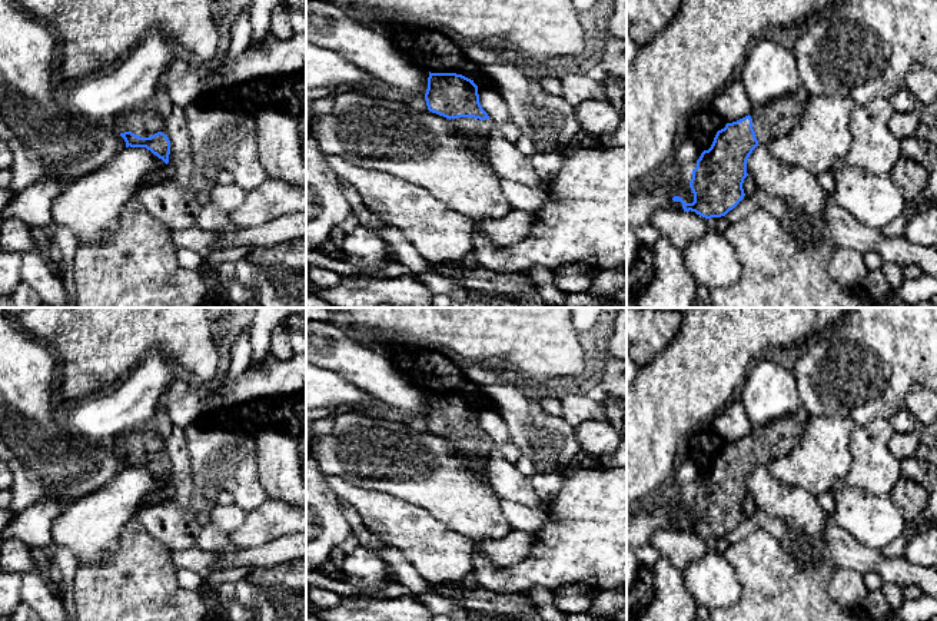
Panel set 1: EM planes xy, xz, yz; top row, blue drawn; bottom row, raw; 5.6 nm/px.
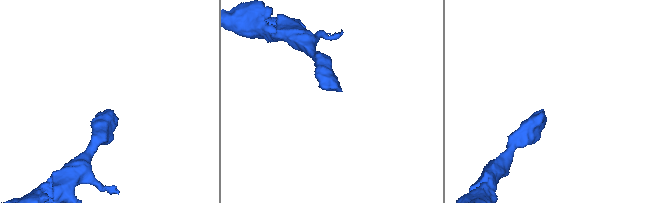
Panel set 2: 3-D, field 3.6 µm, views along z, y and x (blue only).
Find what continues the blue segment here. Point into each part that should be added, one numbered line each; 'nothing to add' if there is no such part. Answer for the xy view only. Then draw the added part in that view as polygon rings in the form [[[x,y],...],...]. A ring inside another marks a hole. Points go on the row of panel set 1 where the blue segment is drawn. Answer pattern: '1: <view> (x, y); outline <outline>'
1: xy (145, 120); outline [[[152,102],[129,110],[116,119],[116,132],[132,132],[140,137],[150,137],[157,132],[166,135],[165,120]]]

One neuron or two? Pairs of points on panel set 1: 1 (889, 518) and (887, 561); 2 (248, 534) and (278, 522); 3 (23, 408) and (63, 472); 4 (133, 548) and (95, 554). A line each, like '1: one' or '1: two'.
1: two
2: one
3: one
4: two

